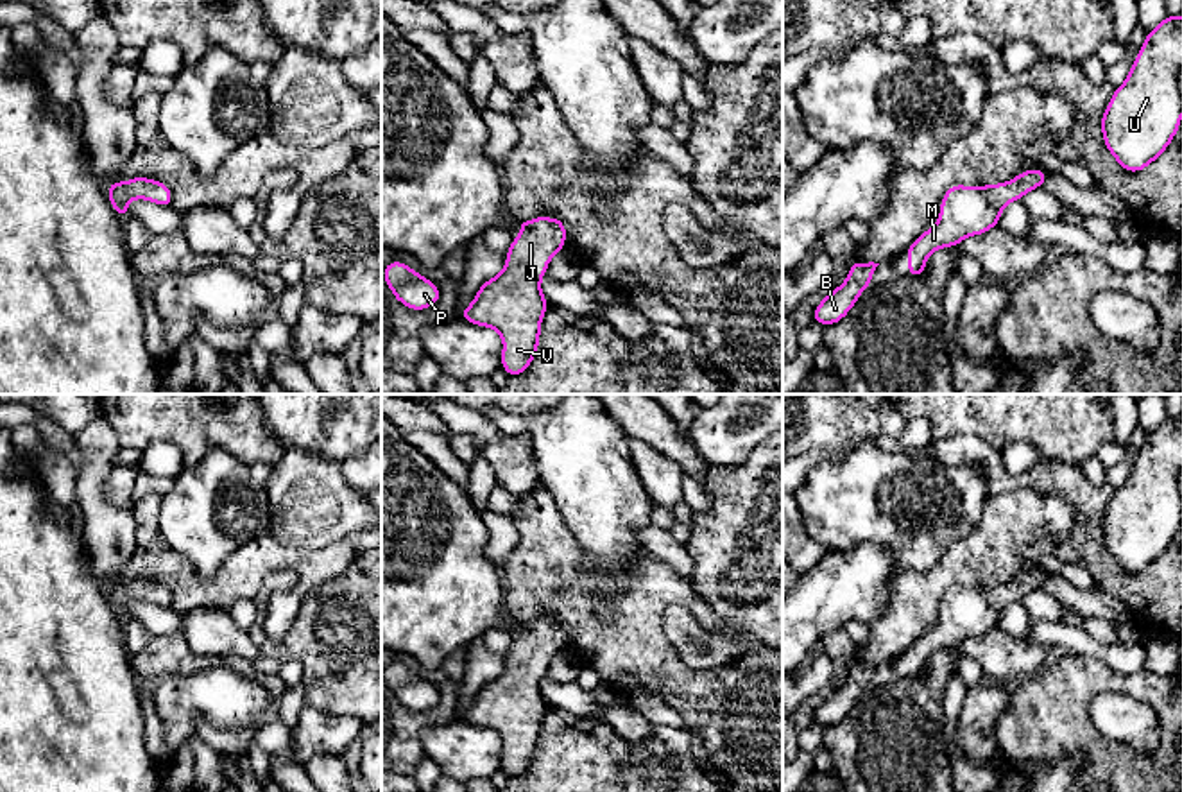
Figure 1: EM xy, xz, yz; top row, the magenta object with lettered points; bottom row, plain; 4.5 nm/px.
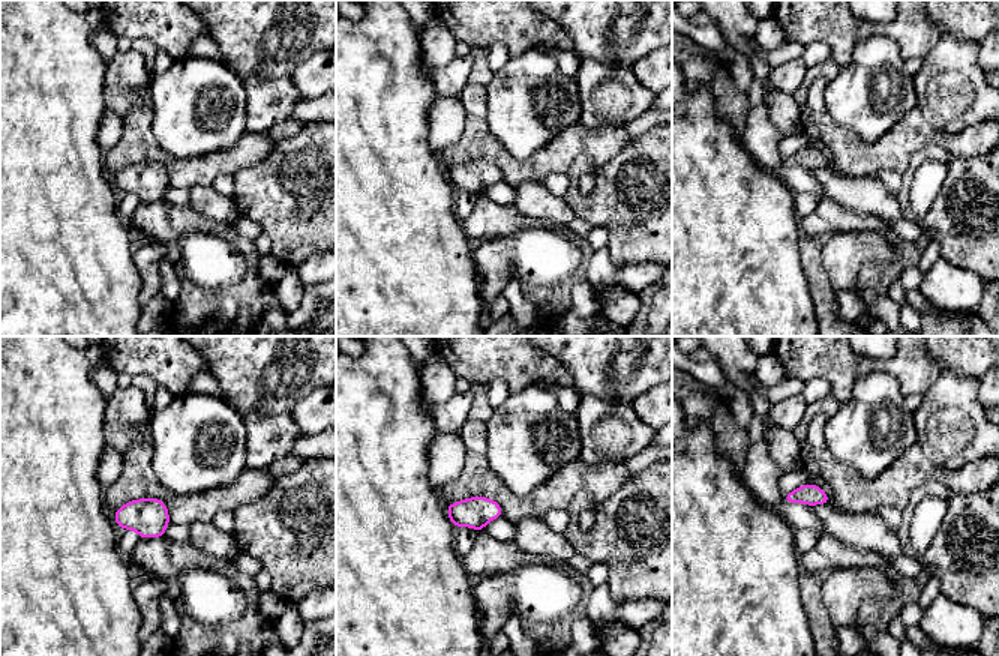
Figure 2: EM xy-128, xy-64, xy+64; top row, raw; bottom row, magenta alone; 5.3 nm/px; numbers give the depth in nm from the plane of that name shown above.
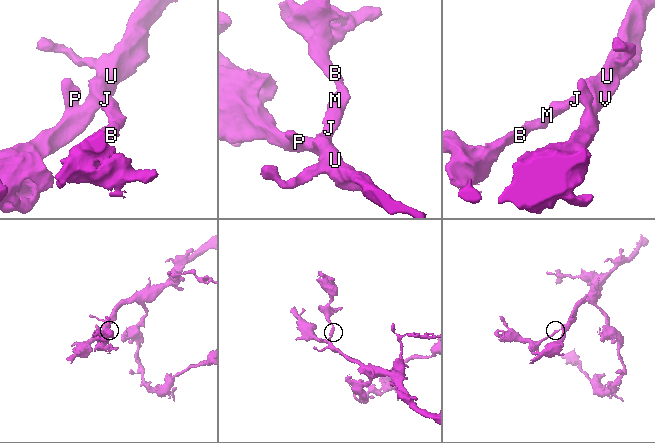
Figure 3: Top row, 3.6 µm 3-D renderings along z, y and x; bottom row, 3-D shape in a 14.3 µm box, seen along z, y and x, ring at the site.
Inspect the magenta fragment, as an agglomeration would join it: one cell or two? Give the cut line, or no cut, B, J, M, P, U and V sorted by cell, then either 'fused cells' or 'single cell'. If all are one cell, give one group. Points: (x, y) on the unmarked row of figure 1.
no cut; B J M P U V; single cell

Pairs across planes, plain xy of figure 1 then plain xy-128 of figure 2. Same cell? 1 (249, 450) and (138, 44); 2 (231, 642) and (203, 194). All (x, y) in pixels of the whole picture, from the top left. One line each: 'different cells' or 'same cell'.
1: different cells
2: same cell

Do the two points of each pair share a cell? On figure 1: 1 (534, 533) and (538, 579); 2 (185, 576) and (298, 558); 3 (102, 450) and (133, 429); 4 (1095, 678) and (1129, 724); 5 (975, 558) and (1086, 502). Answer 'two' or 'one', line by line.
1: one
2: one
3: two
4: two
5: two

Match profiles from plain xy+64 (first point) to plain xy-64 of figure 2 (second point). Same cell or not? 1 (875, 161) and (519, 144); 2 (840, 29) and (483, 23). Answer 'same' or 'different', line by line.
1: different
2: same

